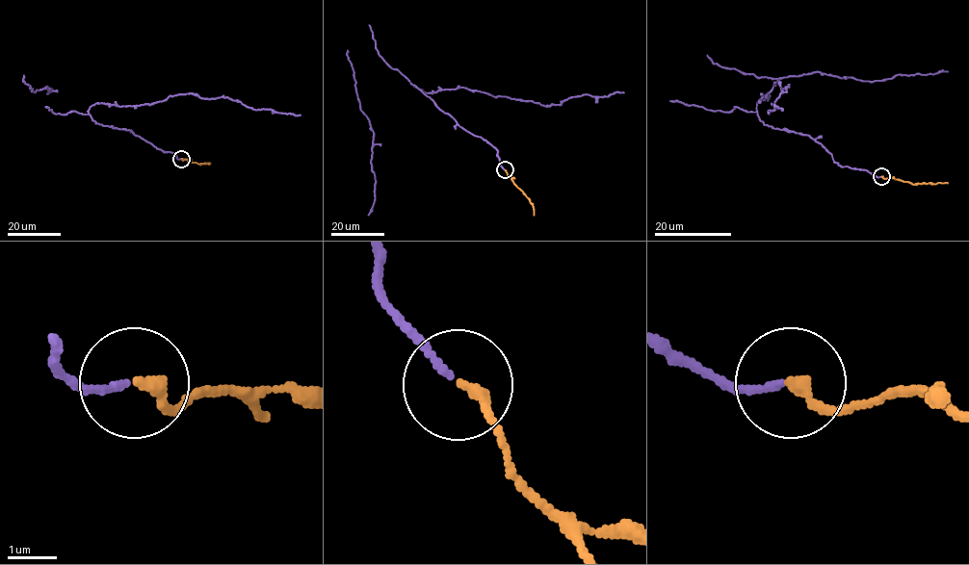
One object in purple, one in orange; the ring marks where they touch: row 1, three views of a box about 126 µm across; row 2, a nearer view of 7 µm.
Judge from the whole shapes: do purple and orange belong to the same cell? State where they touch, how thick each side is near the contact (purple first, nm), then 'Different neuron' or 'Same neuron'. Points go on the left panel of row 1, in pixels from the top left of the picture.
Place: (181, 159). Thickness 140 nm (purple) against 240 nm. Same neuron

